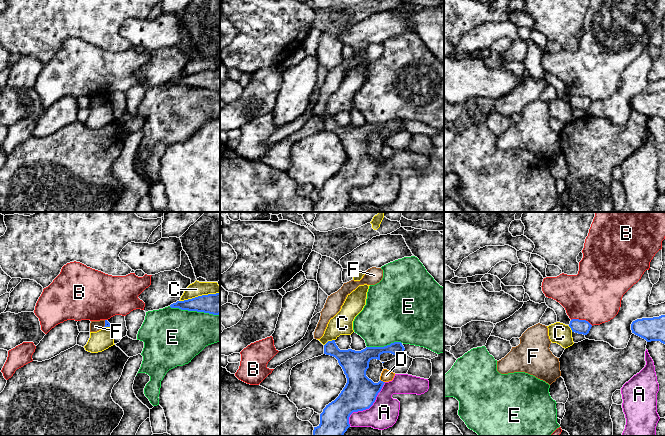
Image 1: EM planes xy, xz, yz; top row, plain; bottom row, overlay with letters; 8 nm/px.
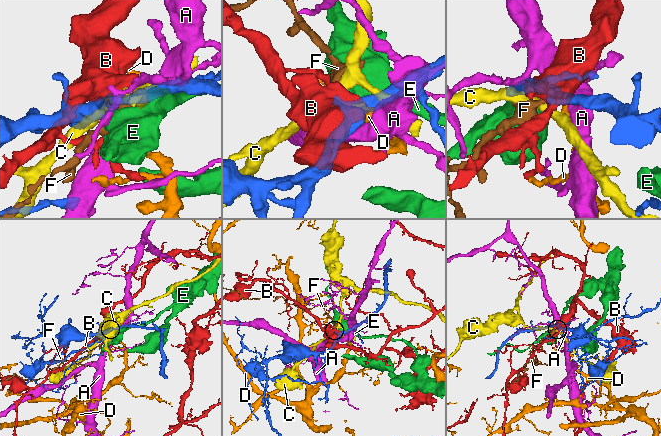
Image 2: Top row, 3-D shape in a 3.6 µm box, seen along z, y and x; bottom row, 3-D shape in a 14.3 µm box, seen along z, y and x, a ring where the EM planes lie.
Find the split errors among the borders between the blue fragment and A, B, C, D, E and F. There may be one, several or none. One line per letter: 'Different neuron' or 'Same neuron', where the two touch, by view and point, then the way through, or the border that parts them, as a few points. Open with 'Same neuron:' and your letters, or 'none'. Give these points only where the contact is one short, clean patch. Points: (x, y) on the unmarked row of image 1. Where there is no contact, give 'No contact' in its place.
Same neuron: none
A: Different neuron. Touches blue at xz (367, 184)
B: Different neuron. Touches blue at yz (582, 96)
C: Different neuron. Touches blue at xy (199, 72)
D: Different neuron. Touches blue at xz (382, 157). Boundary: xz (380, 155), (384, 158)
E: Different neuron. Touches blue at xy (194, 86)
F: Different neuron. Touches blue at xy (105, 99). Boundary: xy (105, 96), (103, 102)

